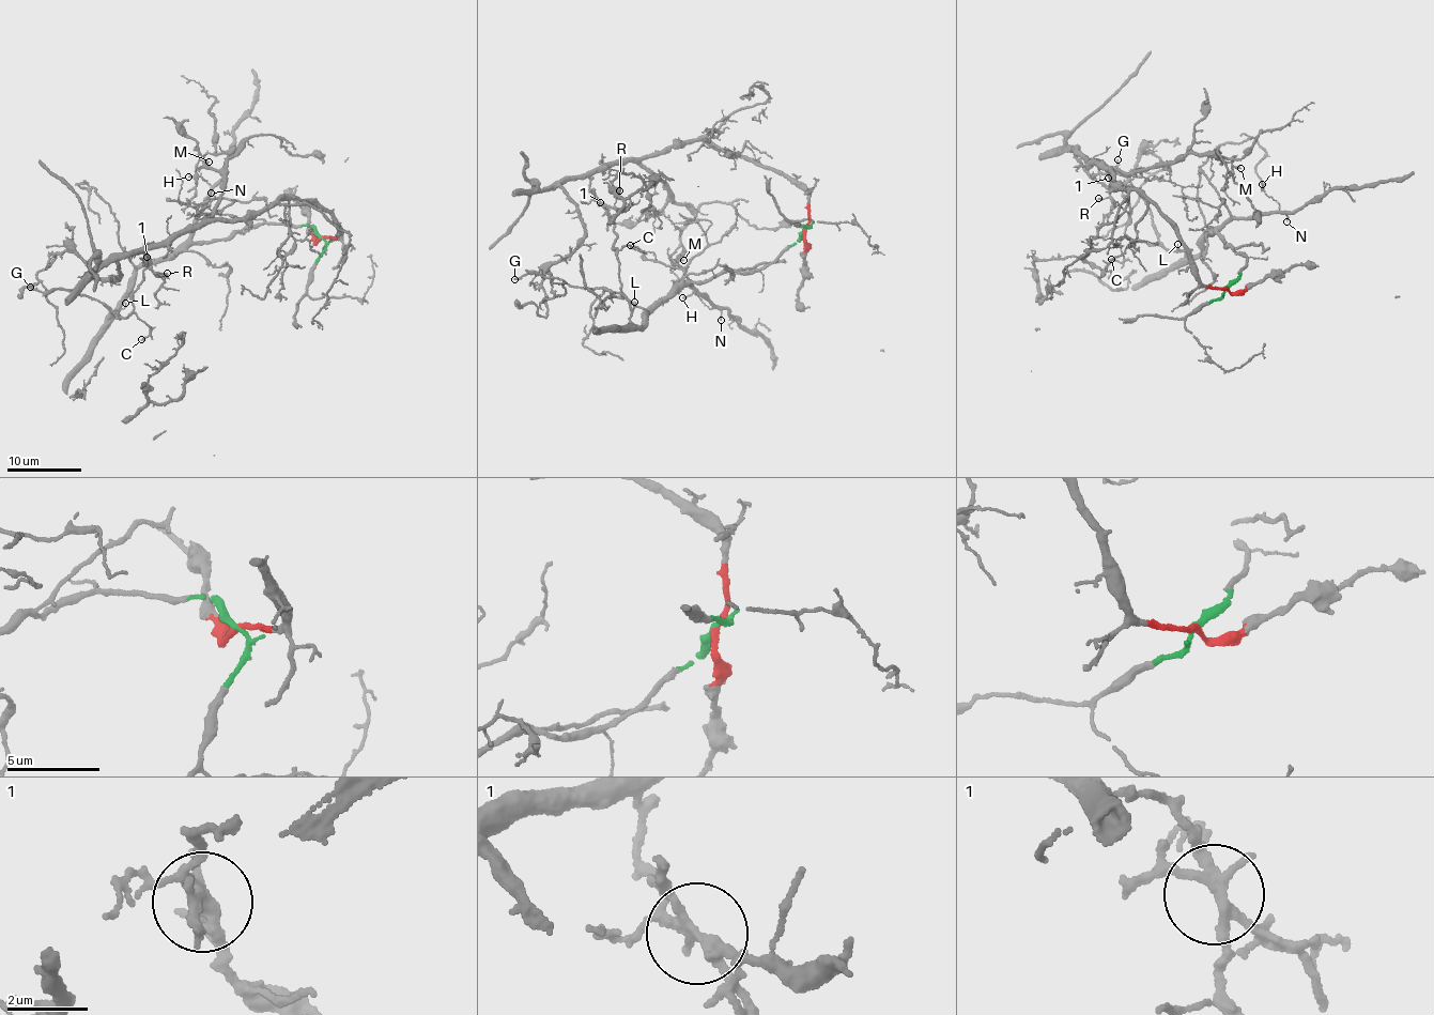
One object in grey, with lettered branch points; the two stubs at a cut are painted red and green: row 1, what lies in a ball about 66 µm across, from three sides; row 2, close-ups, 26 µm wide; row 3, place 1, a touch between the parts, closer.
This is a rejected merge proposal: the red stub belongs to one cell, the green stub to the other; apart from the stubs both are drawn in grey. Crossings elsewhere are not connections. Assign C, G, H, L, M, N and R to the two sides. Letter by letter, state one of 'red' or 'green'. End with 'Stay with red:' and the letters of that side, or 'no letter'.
C: green
G: green
H: green
L: green
M: red
N: green
R: red
Stay with red: M, R

